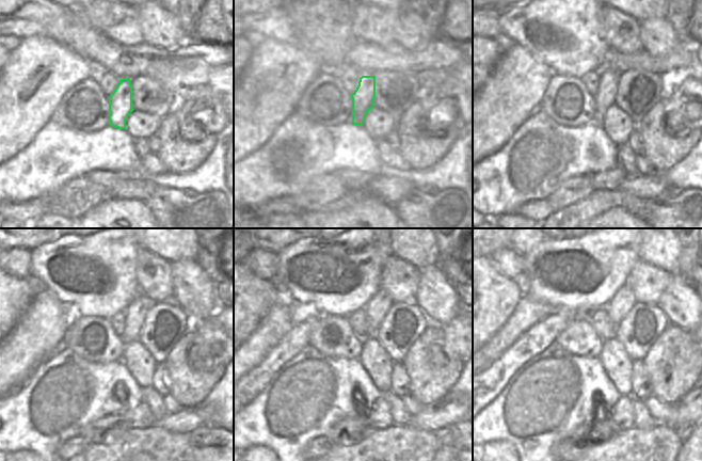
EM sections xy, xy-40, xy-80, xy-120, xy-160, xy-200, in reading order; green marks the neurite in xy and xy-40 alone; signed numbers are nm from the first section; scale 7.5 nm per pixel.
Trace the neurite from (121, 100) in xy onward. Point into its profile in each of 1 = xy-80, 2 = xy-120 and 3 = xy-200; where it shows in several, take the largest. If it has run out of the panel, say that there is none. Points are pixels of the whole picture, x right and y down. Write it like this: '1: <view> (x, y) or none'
1: xy-80 (604, 97)
2: xy-120 (136, 312)
3: xy-200 (622, 301)

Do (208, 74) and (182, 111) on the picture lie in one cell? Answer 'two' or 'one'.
two

